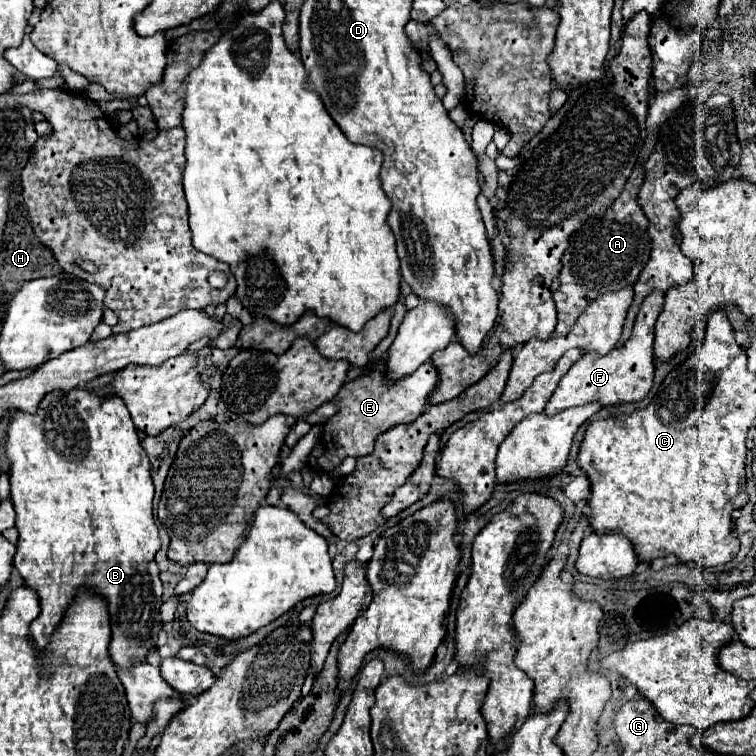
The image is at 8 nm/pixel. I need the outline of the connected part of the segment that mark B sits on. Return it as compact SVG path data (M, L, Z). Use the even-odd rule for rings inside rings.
M74 388L68 394L50 392L36 414L14 412L8 426L6 456L10 460L12 502L20 540L14 568L40 598L40 616L30 624L36 650L44 650L66 616L76 594L86 588L104 598L110 614L112 642L110 656L118 668L134 660L146 660L152 648L164 644L160 620L162 582L154 562L160 550L160 536L152 516L154 484L148 456L140 446L138 432L128 408L118 396L102 398L98 392Z

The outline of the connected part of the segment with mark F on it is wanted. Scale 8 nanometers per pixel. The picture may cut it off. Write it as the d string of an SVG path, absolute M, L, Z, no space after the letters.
M652 292L640 306L640 312L634 322L632 336L620 350L612 350L608 356L582 356L568 374L560 380L552 398L548 400L544 412L554 416L564 408L574 408L588 402L598 402L600 406L616 406L622 402L640 402L648 396L654 380L654 322L662 312L664 296L660 292Z

